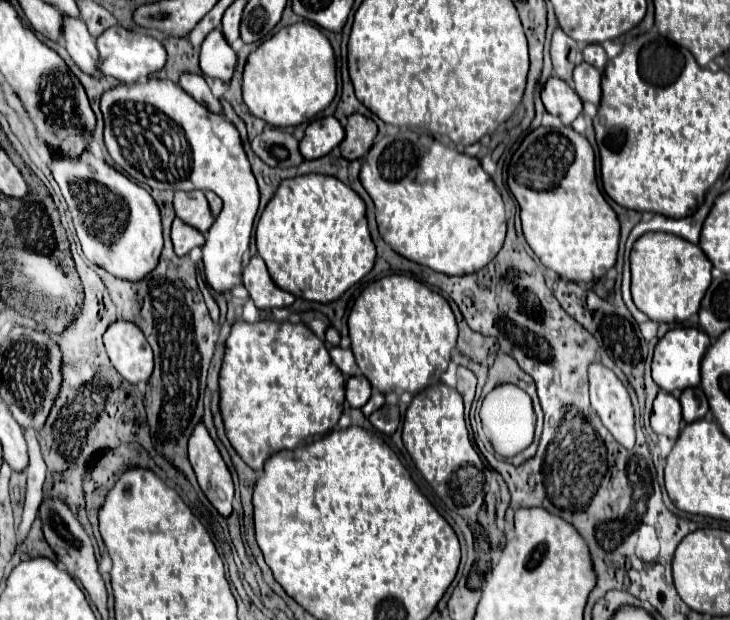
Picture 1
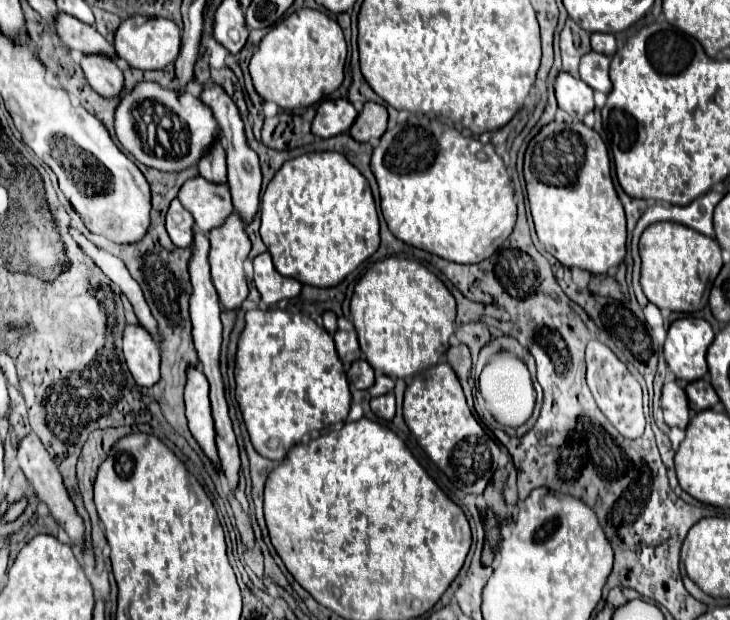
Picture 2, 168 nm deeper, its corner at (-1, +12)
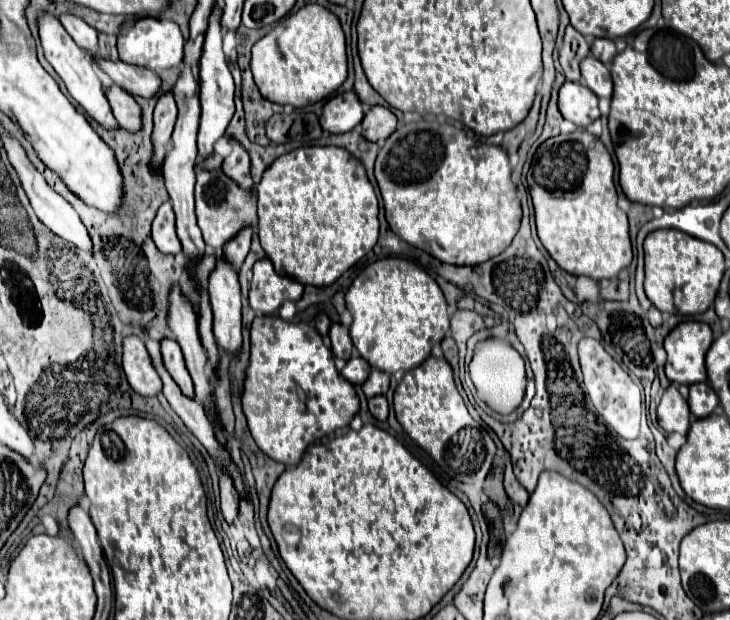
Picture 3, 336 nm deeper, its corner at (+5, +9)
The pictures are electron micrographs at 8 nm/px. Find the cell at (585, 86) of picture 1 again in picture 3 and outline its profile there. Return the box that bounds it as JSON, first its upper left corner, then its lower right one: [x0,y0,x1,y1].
[581,55,613,99]

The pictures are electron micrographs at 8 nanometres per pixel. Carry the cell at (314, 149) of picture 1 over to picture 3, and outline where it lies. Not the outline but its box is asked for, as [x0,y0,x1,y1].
[321,91,365,133]

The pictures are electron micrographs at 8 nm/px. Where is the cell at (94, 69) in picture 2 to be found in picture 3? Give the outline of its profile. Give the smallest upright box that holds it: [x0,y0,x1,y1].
[105,85,143,133]

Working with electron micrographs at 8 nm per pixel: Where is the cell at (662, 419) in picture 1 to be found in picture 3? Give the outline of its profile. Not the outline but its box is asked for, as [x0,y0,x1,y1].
[657,385,689,435]

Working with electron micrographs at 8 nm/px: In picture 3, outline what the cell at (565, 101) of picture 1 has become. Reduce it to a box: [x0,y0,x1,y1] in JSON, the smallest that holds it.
[559,81,601,127]

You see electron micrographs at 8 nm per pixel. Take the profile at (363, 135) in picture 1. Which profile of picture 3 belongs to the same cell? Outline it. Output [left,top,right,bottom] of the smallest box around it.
[361,105,397,143]

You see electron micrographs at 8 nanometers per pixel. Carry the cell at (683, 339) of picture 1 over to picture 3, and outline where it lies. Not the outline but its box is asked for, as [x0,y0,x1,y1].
[665,321,713,383]

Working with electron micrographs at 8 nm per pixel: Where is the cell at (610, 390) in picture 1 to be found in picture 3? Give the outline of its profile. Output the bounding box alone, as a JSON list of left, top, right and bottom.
[579,337,641,439]

